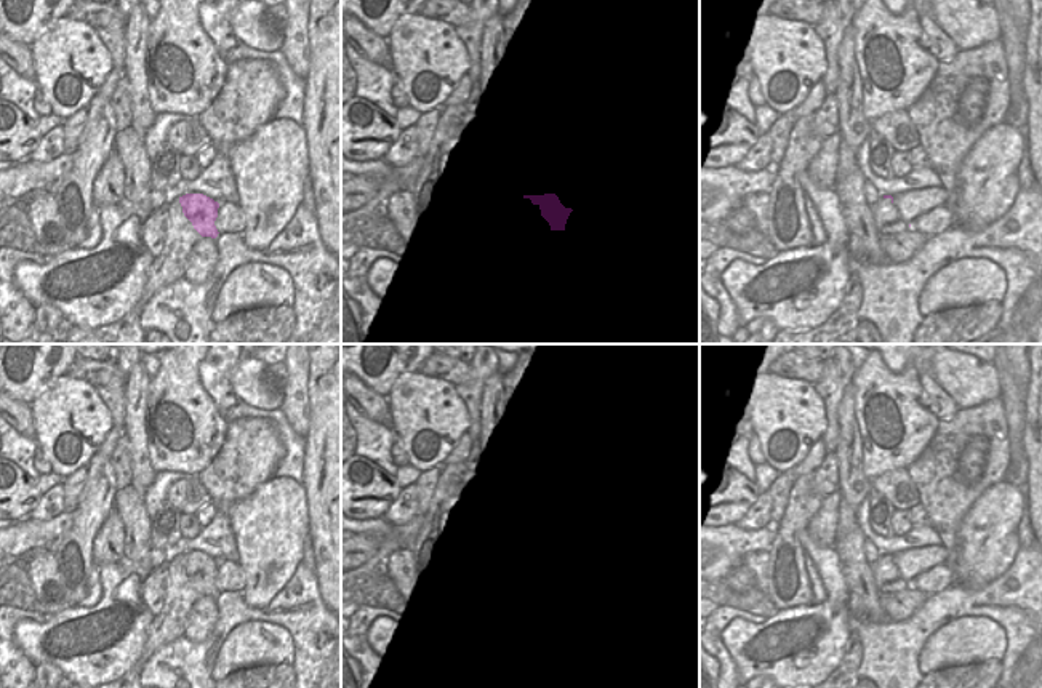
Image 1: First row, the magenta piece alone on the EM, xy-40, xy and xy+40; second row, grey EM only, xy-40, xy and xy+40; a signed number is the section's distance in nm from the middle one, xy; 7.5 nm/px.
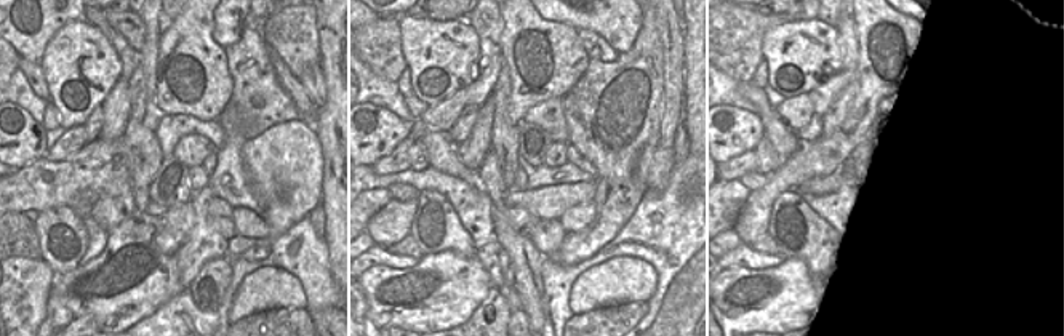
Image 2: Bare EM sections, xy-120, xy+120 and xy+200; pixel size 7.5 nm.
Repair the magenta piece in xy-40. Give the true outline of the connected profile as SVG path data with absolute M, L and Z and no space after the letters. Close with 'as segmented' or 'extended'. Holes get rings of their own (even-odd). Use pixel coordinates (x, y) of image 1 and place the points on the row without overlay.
M186 552L179 555L184 574L192 581L202 595L218 595L214 579L219 562L203 552Z; as segmented

